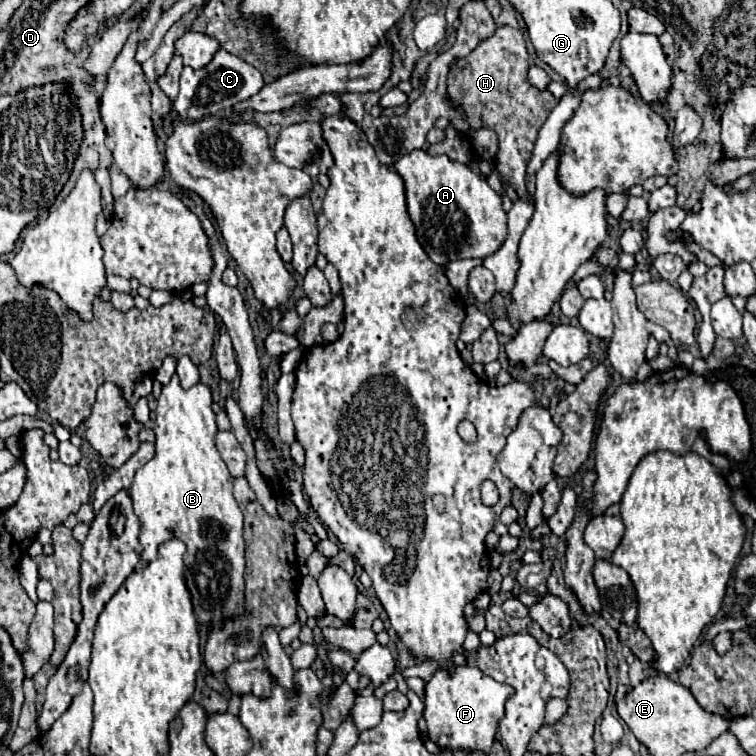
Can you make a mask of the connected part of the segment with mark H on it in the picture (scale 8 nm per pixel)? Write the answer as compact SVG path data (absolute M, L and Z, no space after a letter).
M499 26L469 56L457 60L449 72L447 94L461 104L471 128L493 128L499 136L499 156L495 168L501 180L509 182L519 196L525 196L525 168L543 120L557 106L557 98L547 90L537 90L527 82L527 50L519 28Z

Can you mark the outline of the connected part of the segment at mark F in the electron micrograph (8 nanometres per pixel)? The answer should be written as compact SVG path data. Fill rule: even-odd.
M457 666L453 674L437 670L425 684L425 710L429 738L439 744L441 752L483 752L489 754L495 742L499 720L503 718L505 700L513 688L479 672L479 668Z

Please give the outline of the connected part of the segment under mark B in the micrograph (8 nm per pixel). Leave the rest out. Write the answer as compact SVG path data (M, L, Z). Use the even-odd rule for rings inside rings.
M173 376L157 402L155 410L155 458L151 458L143 468L137 470L135 480L129 488L129 496L133 500L135 516L139 518L139 542L141 542L141 566L147 566L155 560L157 546L179 538L187 546L185 554L185 584L191 594L193 614L199 626L209 626L209 632L223 626L223 620L235 620L247 616L249 608L245 604L245 584L243 584L243 514L233 498L233 476L227 472L225 462L221 460L213 436L217 432L215 412L211 410L211 392L205 384L191 386L183 390L179 378Z

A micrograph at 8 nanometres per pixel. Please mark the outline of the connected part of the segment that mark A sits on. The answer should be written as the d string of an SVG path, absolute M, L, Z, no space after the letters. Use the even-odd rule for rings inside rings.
M425 150L411 152L395 162L397 174L405 182L405 200L411 222L415 224L415 234L427 256L439 264L447 266L449 262L463 260L463 258L489 258L493 252L501 248L507 238L507 214L501 206L501 196L487 184L487 180L465 164L451 162L447 156L427 156Z

